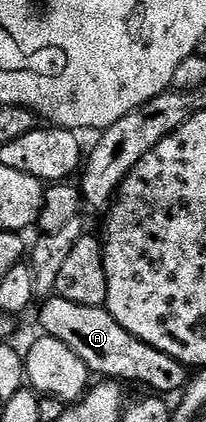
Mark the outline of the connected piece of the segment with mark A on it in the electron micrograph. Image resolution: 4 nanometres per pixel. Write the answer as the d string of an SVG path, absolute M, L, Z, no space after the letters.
M57 294L45 298L41 303L44 304L40 307L39 330L62 341L62 345L70 345L70 349L74 349L74 353L82 357L93 376L100 375L96 377L123 381L125 384L141 383L152 390L149 392L159 393L164 397L183 392L190 378L189 368L122 329L122 325L118 325L118 321L114 321L112 314L104 307L74 305L74 301L66 301Z

